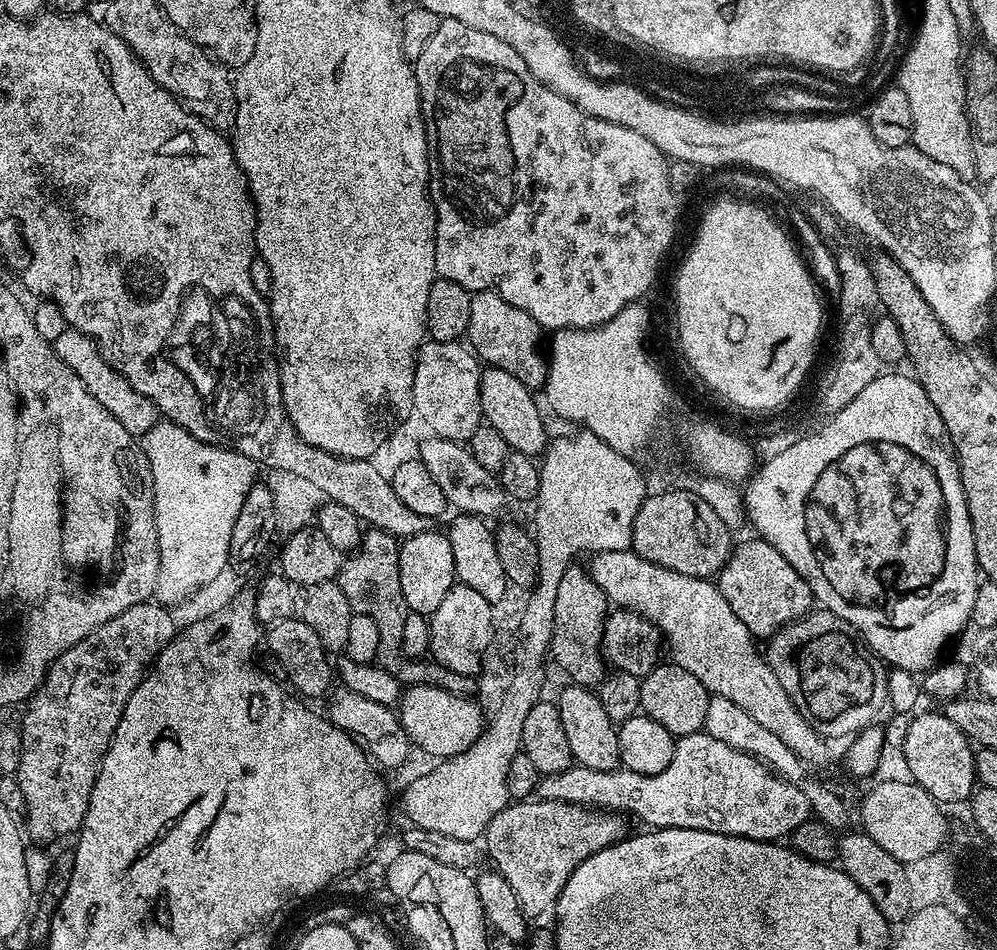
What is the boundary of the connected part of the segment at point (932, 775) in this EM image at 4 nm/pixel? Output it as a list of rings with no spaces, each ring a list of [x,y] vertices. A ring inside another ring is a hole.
[[[936,710],[936,712],[924,712],[921,716],[918,714],[912,716],[910,730],[906,730],[902,759],[914,783],[922,786],[922,790],[929,792],[941,805],[949,806],[948,804],[956,804],[959,800],[967,801],[977,787],[976,757],[973,745],[968,737],[962,734],[962,730],[958,730],[958,726],[954,726],[954,722],[950,722],[950,718],[944,716],[943,711]]]

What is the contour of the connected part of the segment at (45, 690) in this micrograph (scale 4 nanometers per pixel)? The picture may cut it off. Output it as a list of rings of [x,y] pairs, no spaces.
[[[155,602],[122,610],[122,614],[110,618],[110,622],[98,626],[98,630],[82,638],[82,642],[62,653],[49,668],[42,686],[27,701],[23,709],[24,717],[18,723],[22,738],[22,762],[14,775],[22,786],[23,815],[28,816],[26,836],[29,841],[60,840],[71,832],[72,835],[79,833],[84,825],[100,763],[114,734],[120,729],[126,702],[130,702],[130,694],[138,690],[149,667],[157,663],[160,651],[177,635],[178,627],[168,612],[171,611],[165,605]]]

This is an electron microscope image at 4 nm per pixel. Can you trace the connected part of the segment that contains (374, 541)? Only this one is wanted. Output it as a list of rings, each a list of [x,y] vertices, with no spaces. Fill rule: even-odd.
[[[369,527],[360,537],[359,548],[343,561],[342,587],[346,598],[352,602],[353,613],[376,612],[374,622],[380,620],[378,624],[384,624],[384,620],[388,620],[388,612],[400,612],[405,608],[402,603],[402,582],[398,578],[400,545],[397,537]]]

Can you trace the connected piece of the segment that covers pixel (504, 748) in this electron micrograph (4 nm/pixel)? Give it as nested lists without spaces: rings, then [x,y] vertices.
[[[533,645],[525,653],[521,653],[520,668],[516,668],[516,684],[512,684],[512,692],[508,692],[508,700],[504,700],[504,712],[491,717],[486,731],[466,751],[457,756],[441,759],[440,764],[433,772],[425,776],[416,776],[404,788],[404,812],[409,816],[411,823],[422,830],[438,830],[438,834],[450,834],[459,840],[479,841],[488,828],[490,818],[498,814],[510,802],[506,774],[510,770],[510,762],[522,750],[522,726],[526,722],[526,714],[530,714],[530,704],[536,700],[536,691],[540,687],[540,649]]]

